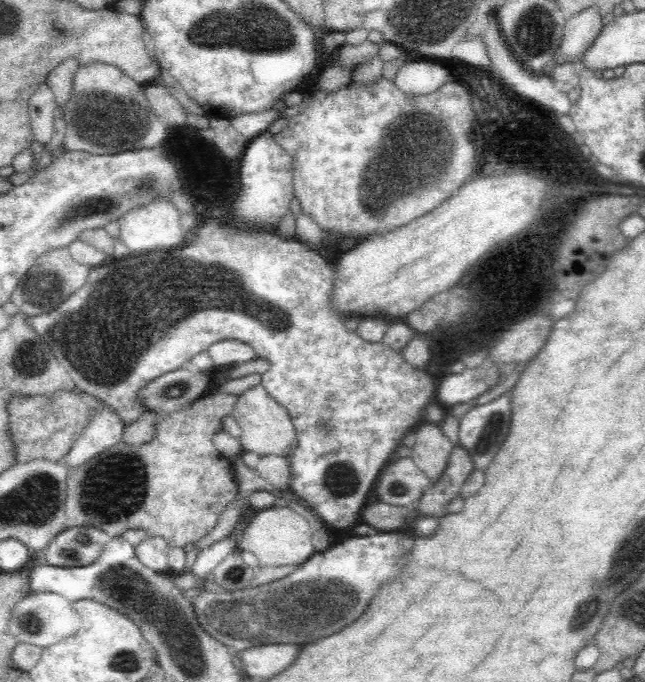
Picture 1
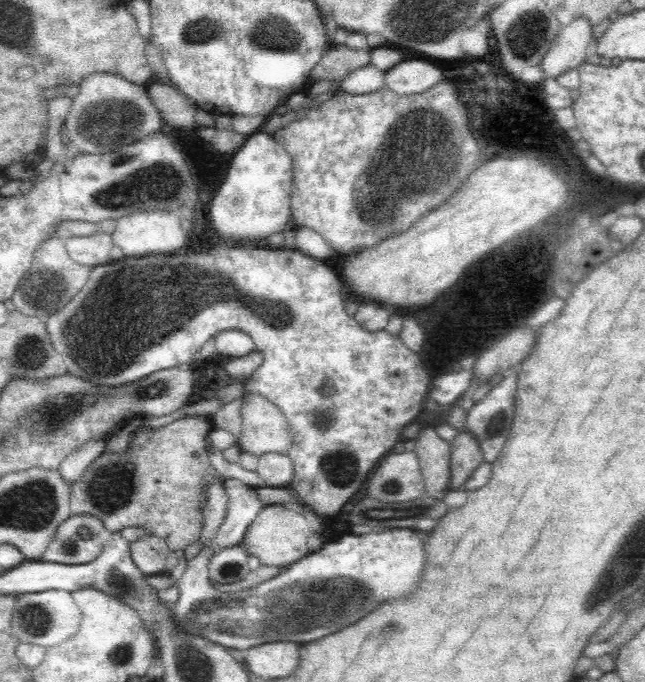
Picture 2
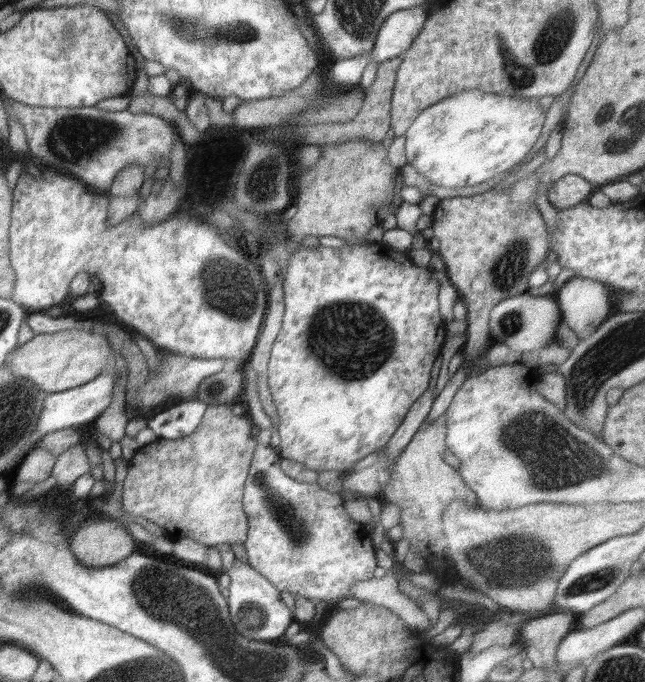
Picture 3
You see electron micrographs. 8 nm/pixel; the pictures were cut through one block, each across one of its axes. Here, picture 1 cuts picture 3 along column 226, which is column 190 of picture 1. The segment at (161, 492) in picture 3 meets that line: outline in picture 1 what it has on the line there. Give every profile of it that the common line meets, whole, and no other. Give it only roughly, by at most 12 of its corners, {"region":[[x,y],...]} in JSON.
{"region":[[236,395],[67,472],[65,528],[193,545],[239,492]]}

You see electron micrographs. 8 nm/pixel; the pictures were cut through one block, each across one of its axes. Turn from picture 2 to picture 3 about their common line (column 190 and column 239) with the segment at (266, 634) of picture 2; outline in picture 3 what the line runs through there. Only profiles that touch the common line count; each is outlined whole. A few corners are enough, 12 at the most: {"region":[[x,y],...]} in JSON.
{"region":[[237,558],[227,601],[235,630],[280,638],[294,621],[280,590]]}

